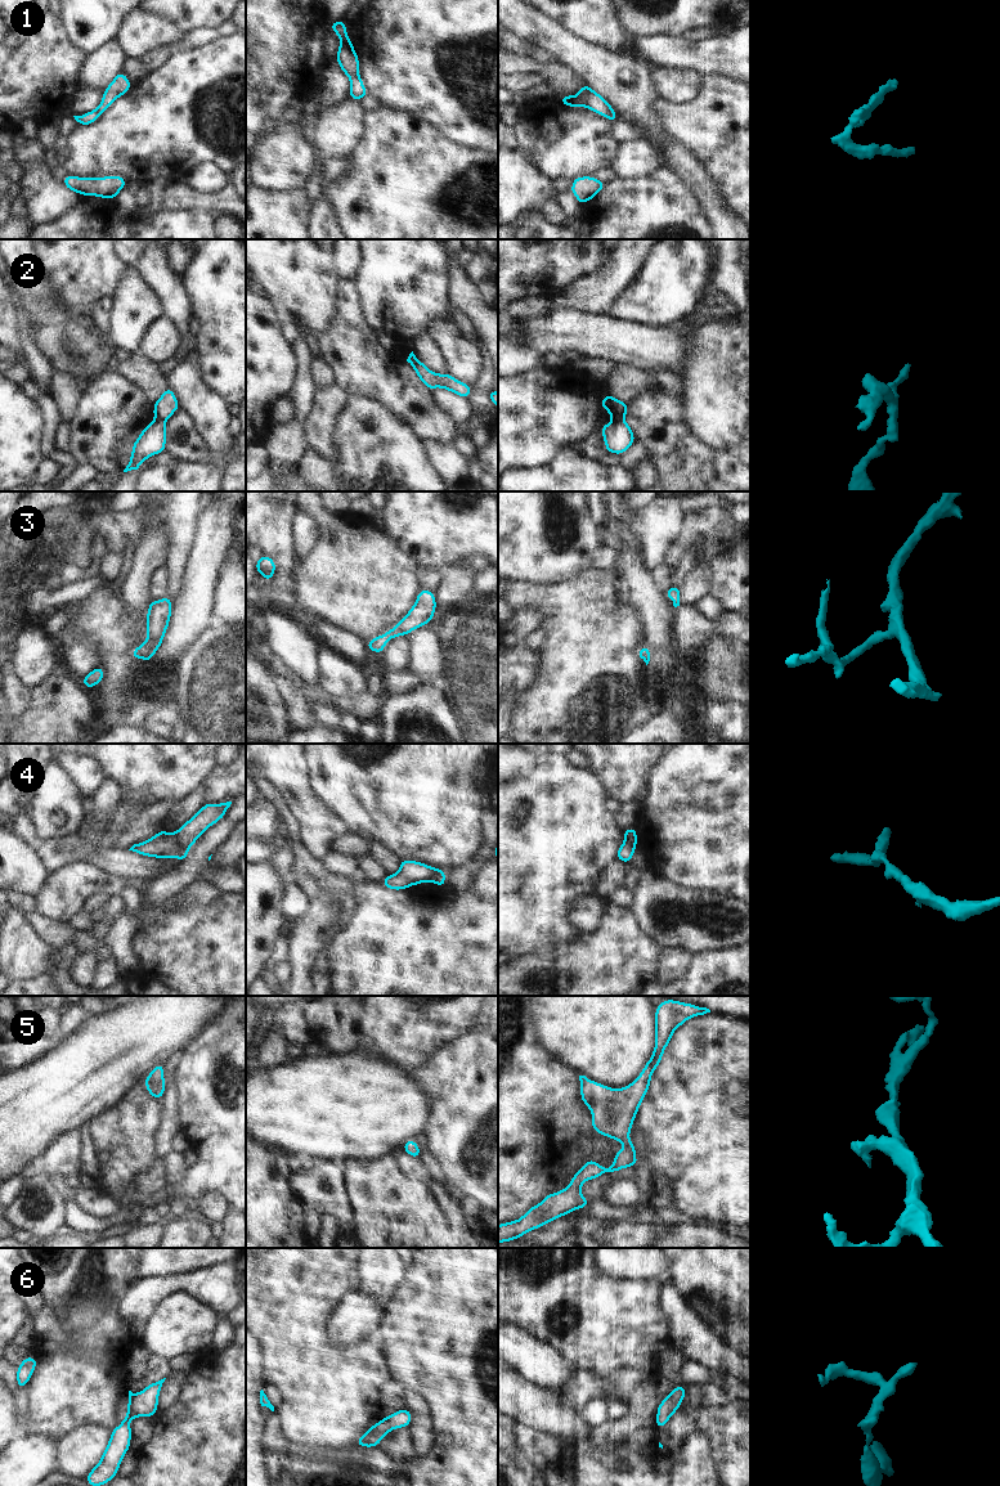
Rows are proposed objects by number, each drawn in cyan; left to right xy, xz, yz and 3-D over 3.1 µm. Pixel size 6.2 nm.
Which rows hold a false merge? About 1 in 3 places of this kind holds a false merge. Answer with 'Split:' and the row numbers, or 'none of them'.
Split: 2, 4

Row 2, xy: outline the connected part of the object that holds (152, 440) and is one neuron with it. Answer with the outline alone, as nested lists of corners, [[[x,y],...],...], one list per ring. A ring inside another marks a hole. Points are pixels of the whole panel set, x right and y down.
[[[154,419],[144,426],[133,444],[130,462],[124,472],[138,470],[144,461],[166,450],[166,421]]]

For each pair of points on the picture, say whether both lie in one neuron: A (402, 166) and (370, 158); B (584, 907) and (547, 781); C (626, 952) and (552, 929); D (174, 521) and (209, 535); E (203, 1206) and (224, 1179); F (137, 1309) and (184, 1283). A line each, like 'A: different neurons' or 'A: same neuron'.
A: same neuron
B: different neurons
C: different neurons
D: different neurons
E: different neurons
F: same neuron

